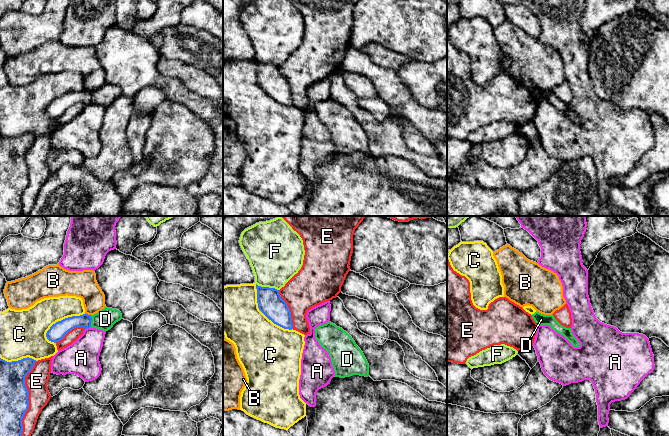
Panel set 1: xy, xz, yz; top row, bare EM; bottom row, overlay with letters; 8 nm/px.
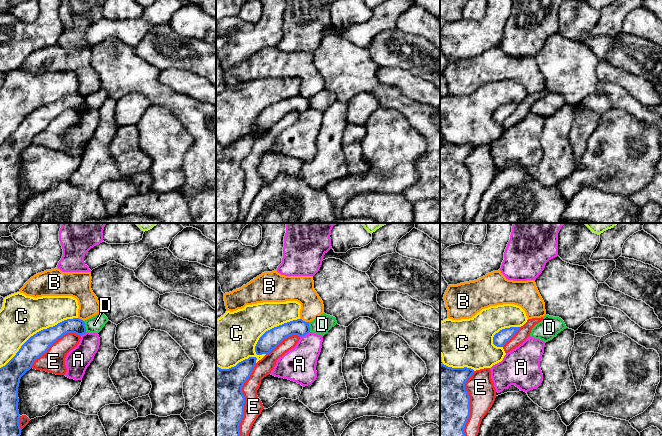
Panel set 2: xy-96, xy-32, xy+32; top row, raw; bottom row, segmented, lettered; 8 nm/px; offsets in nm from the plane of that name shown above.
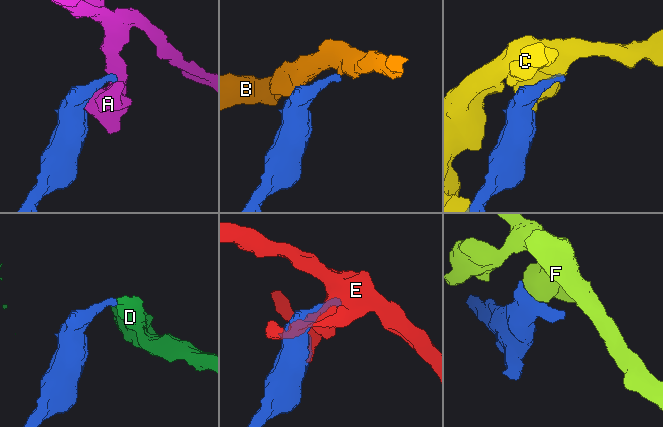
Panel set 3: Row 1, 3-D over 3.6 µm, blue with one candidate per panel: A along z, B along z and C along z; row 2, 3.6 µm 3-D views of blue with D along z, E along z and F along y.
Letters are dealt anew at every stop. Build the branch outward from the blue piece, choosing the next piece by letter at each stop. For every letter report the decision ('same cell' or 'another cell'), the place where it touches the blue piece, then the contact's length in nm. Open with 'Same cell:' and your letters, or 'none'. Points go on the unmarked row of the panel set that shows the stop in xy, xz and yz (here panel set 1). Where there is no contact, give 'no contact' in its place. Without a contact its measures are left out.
Same cell: none
A: another cell; contact xy (87, 103); length 50 nm
B: another cell; contact xy (87, 90); length 50 nm
C: another cell; contact xz (263, 89); length 480 nm
D: another cell; contact xy (91, 96); length 100 nm
E: another cell; contact xy (28, 176); length 650 nm
F: another cell; contact xz (267, 63); length 190 nm

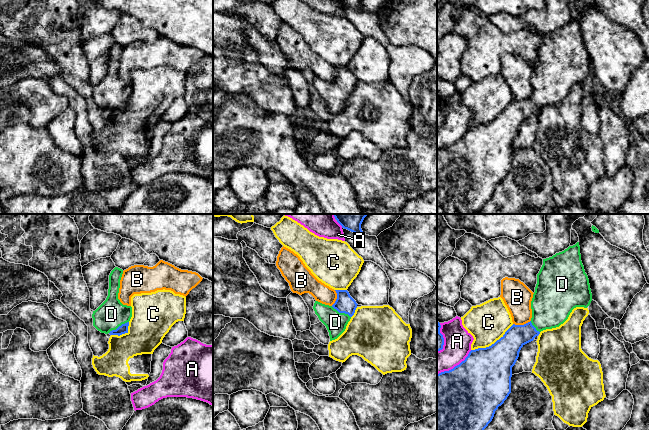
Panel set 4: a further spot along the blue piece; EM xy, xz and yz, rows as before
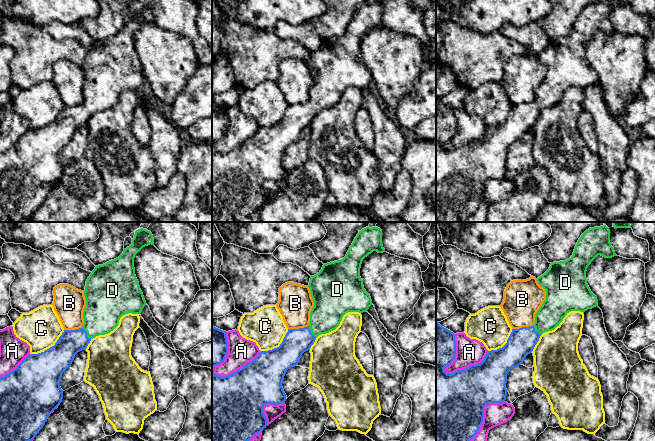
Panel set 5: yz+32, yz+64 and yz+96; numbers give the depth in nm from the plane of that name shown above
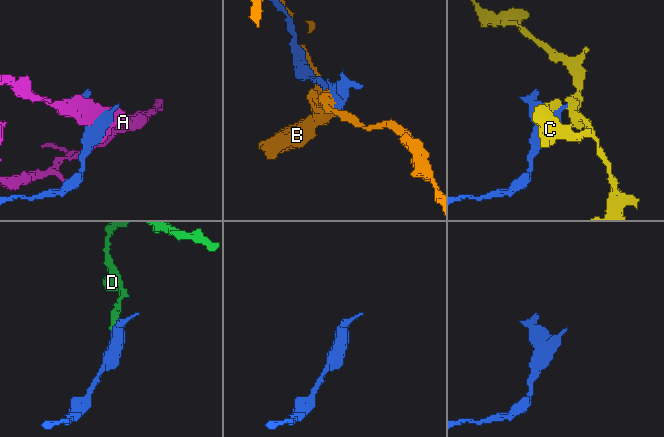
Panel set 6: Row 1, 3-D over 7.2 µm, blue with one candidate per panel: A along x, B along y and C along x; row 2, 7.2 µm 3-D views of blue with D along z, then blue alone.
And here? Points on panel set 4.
Same cell: D
A: another cell; contact yz (455, 142); length 340 nm
B: another cell; contact yz (521, 101); length 150 nm
C: another cell; contact yz (492, 120); length 400 nm
D: same cell; contact xy (119, 102); length 190 nm

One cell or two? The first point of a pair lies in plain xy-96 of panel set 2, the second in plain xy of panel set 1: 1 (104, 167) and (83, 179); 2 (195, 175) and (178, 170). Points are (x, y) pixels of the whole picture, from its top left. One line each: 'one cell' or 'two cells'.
1: two cells
2: two cells

